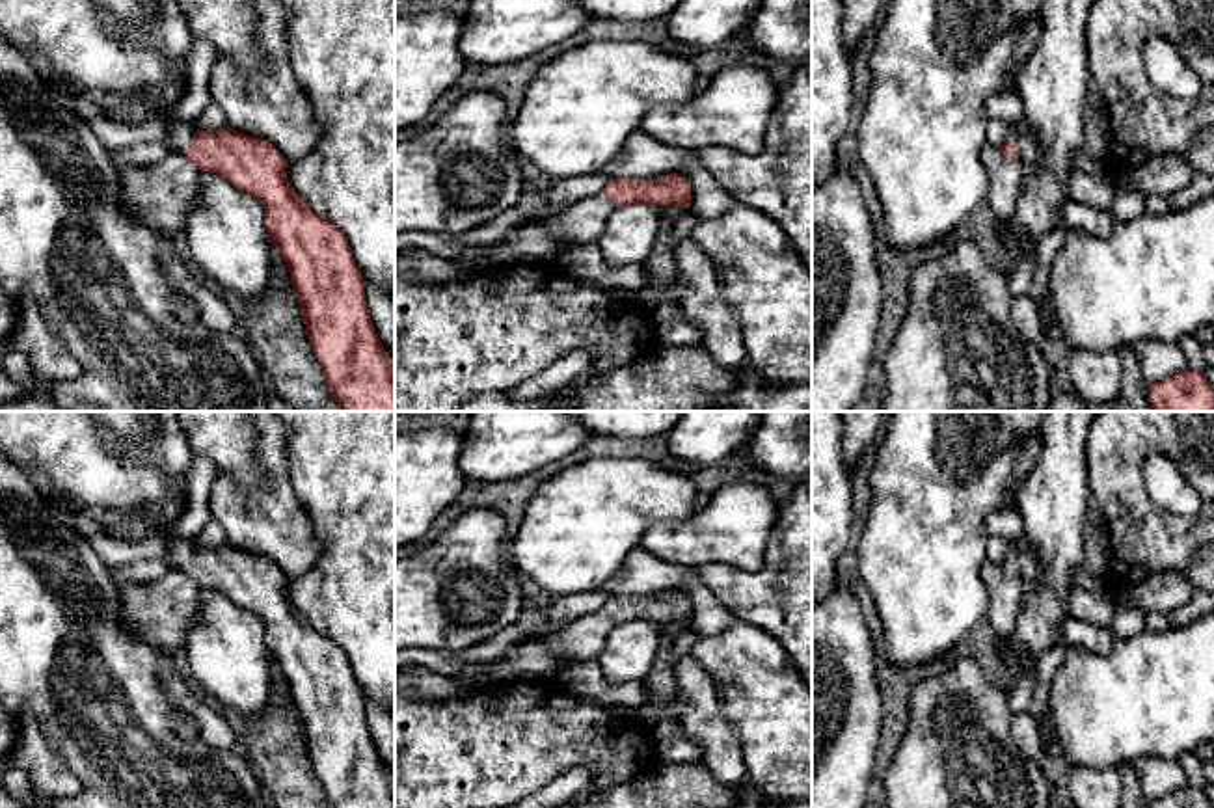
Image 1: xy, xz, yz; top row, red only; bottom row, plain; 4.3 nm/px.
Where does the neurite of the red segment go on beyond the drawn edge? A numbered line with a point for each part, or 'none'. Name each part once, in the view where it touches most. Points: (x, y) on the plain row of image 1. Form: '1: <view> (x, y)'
1: xy (179, 552)

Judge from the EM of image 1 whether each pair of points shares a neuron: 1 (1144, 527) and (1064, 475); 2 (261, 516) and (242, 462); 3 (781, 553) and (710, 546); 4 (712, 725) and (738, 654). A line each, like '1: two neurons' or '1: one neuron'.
1: two neurons
2: two neurons
3: two neurons
4: two neurons

